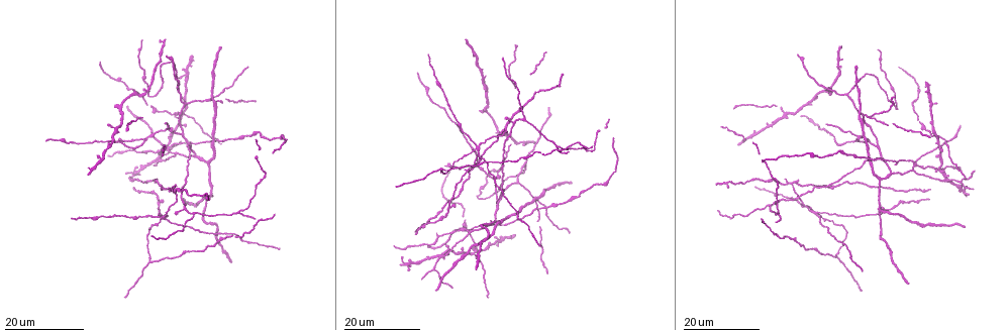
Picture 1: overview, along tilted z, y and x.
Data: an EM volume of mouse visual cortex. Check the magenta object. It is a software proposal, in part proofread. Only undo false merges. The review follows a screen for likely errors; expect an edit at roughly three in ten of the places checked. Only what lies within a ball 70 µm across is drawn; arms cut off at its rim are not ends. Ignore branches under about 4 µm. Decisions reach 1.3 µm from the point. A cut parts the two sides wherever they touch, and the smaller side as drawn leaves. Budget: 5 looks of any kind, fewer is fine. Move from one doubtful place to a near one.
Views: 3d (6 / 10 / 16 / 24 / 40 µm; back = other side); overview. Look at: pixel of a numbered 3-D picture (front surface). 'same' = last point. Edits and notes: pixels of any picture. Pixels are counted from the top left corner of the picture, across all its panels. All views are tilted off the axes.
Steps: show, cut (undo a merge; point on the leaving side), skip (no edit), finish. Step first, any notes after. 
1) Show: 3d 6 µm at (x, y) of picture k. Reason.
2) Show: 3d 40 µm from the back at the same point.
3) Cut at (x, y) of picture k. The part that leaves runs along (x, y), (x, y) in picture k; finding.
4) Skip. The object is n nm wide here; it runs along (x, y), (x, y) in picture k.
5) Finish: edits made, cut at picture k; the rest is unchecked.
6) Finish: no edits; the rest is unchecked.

Show: 3d 24 µm at (827, 219) of picture 1.

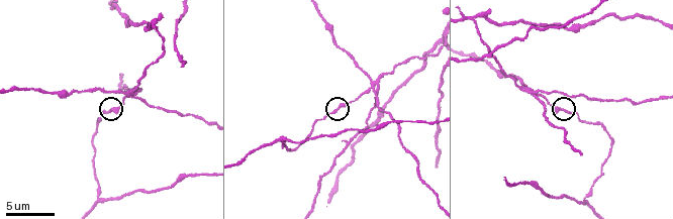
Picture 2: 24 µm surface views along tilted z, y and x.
Show: 3d 6 µm at (108, 109) of picture 2. Closer look.

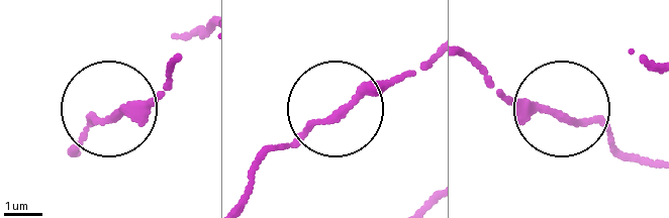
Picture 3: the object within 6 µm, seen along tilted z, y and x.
Show: 3d 6 µm from the back at (556, 115) of picture 3.

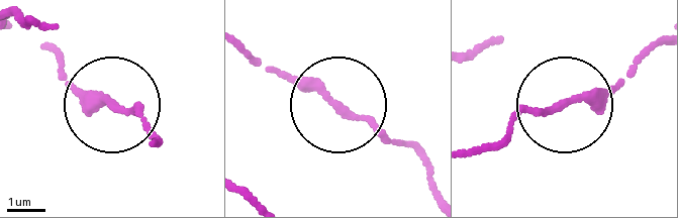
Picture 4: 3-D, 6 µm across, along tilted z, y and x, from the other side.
Skip. 3 arms meet here; all the same cell.

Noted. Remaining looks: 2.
Show: 3d 10 µm at (154, 24) of picture 2. Four or more arms meet.

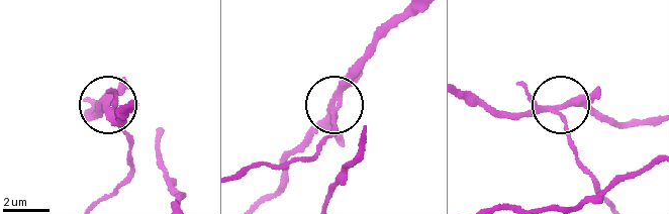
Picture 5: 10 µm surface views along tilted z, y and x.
Cut at (573, 98) of picture 5. 4 arms meet here; the part that leaves runs along (544, 110), (580, 105), (632, 124), (657, 122) in picture 5; a second cell is stuck on.

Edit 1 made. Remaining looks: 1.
Show: 3d 10 µm at (496, 47) of picture 2. Three-way junction.

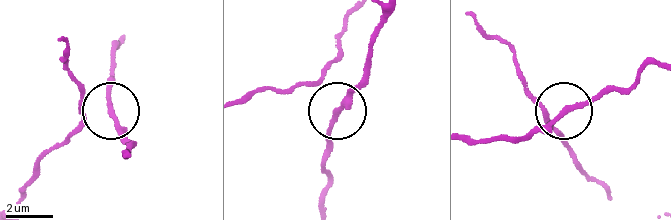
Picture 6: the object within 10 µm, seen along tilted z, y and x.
Skip. The side arm is 51 µm long; it runs along (325, 204), (330, 126), (358, 87) in picture 6; continuous, no second cell.

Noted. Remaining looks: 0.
Finish: edits made, cut at picture 5; the rest is unchecked.

